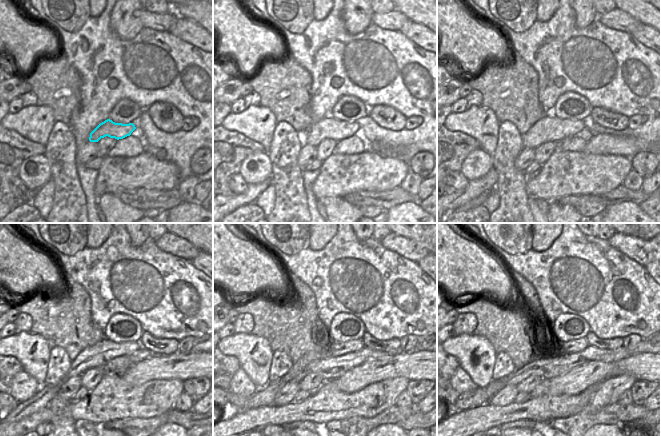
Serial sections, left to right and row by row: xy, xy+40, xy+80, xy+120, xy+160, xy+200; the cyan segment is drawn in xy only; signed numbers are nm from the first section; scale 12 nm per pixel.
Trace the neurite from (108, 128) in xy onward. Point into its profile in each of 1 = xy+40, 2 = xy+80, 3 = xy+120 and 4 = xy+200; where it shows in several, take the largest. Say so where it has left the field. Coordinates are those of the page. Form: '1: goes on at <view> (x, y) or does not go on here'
1: goes on at xy+40 (327, 128)
2: goes on at xy+80 (550, 128)
3: goes on at xy+120 (101, 353)
4: goes on at xy+200 (577, 345)

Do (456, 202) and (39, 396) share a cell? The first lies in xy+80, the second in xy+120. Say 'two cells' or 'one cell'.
one cell

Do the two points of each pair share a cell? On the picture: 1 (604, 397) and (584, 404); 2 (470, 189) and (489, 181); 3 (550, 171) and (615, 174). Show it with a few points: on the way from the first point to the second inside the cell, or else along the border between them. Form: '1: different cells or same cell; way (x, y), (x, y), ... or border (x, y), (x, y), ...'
1: same cell; way (599, 400), (589, 404)
2: same cell; way (475, 188), (484, 183)
3: same cell; way (566, 173), (599, 174)

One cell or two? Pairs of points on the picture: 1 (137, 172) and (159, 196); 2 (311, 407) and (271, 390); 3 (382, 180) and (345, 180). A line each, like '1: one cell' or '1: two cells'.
1: two cells
2: two cells
3: one cell

